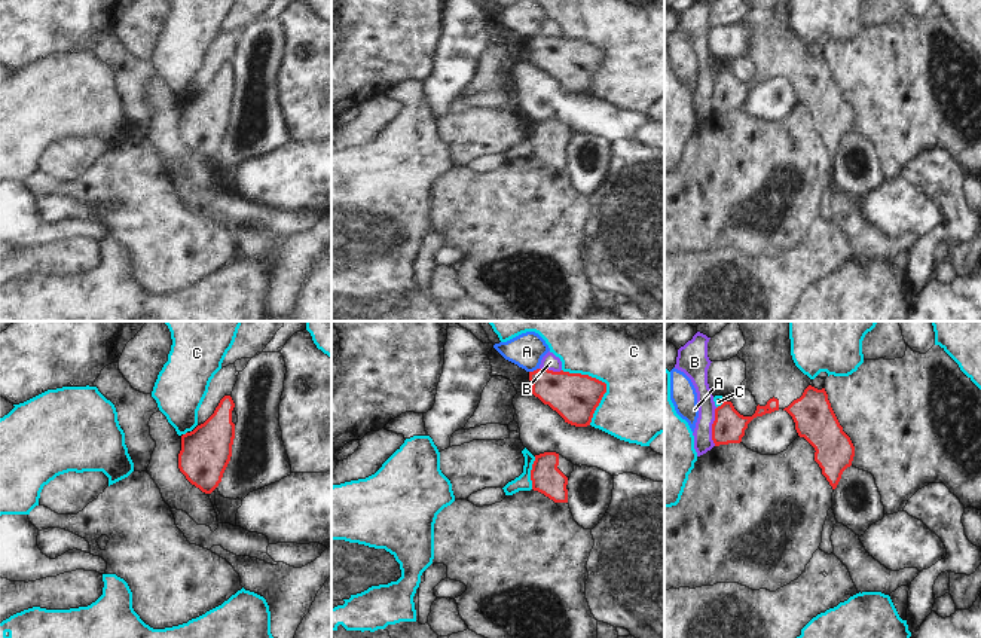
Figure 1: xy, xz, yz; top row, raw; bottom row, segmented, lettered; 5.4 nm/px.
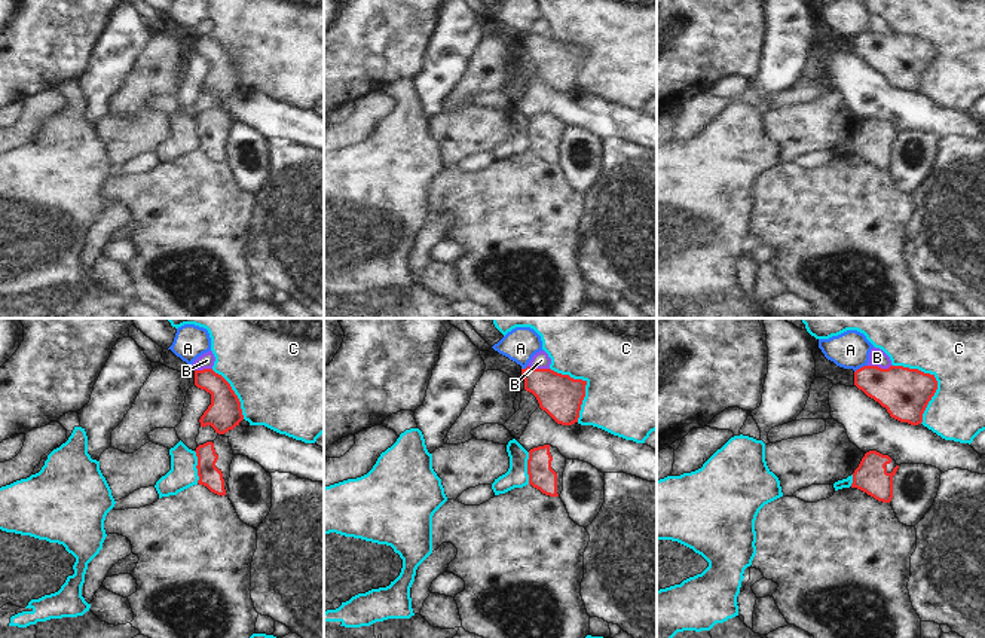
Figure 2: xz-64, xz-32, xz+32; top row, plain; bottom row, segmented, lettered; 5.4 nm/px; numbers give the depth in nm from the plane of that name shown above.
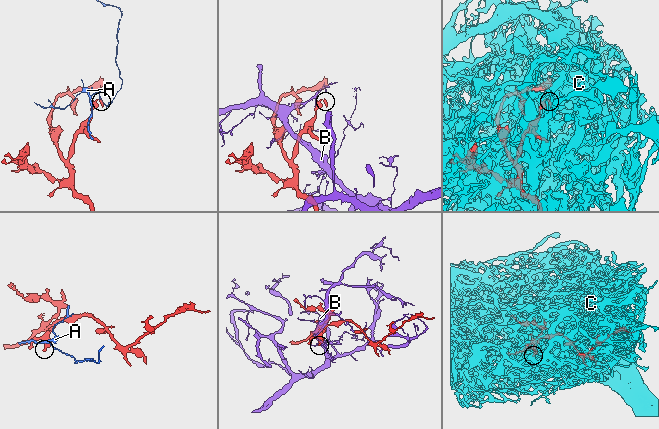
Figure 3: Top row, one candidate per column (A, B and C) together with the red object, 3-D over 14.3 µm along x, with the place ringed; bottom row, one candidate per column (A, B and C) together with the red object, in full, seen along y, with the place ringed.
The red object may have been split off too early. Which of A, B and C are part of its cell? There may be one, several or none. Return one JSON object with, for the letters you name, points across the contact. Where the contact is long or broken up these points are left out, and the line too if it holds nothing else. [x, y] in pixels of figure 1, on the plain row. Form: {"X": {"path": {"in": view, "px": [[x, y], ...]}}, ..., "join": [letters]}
{"join": []}

